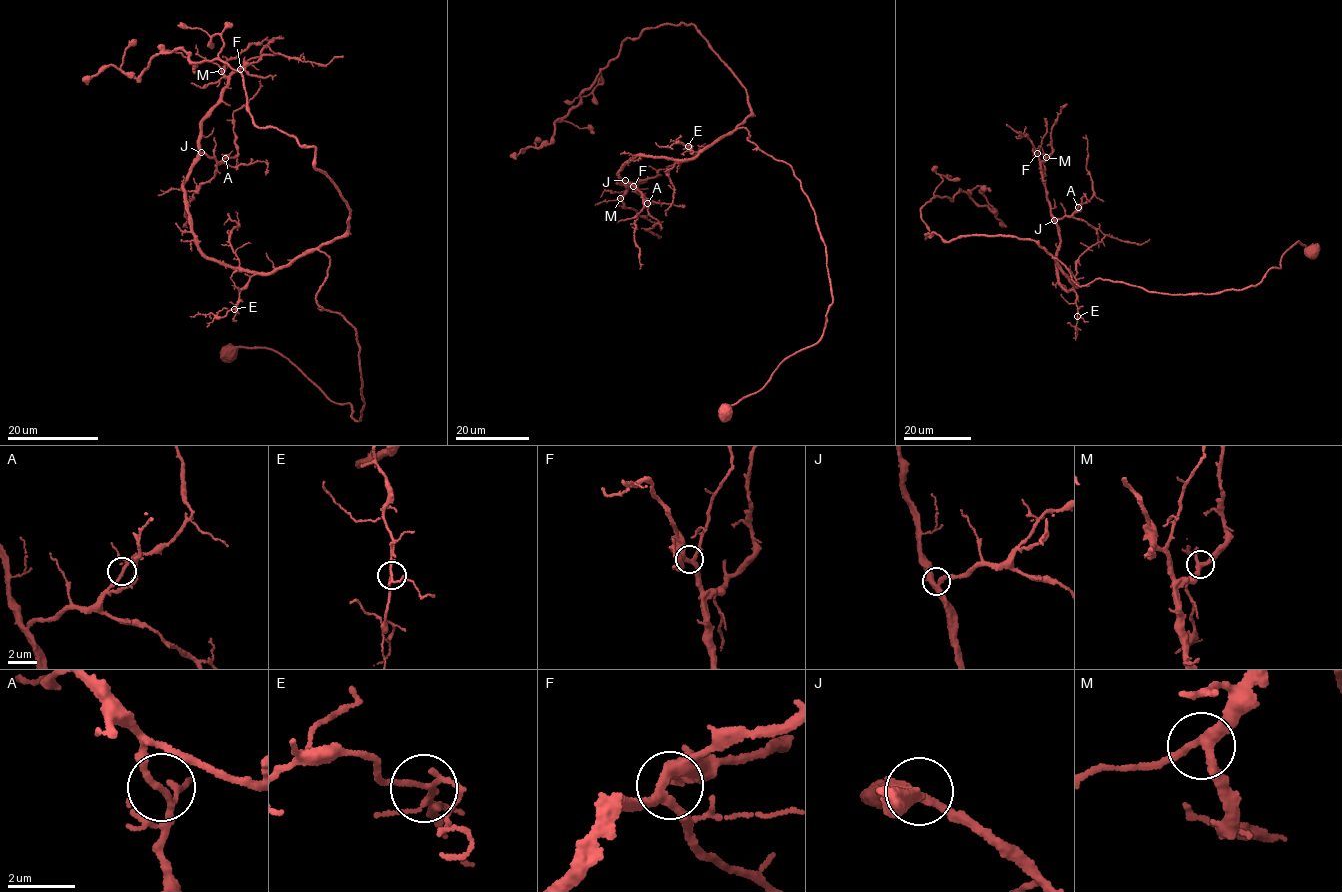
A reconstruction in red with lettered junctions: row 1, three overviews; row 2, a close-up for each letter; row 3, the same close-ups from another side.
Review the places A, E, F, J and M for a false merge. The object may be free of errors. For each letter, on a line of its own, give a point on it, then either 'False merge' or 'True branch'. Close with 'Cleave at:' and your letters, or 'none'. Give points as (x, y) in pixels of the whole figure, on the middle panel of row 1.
A: Place: (647, 203). True branch
E: Place: (688, 146). True branch
F: Place: (633, 186). True branch
J: Place: (625, 180). True branch
M: Place: (620, 198). True branch
Cleave at: none

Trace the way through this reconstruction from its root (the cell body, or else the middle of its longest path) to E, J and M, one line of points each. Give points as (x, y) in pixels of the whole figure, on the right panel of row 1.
E: (1314, 250), (1299, 241), (1257, 284), (1206, 294), (1100, 278), (1081, 286), (1053, 257), (1073, 284), (1077, 316)
J: (1314, 250), (1299, 241), (1257, 284), (1206, 294), (1081, 286), (1053, 257), (1078, 283), (1069, 292), (1054, 220)
M: (1314, 250), (1299, 241), (1257, 284), (1206, 294), (1081, 286), (1053, 257), (1078, 283), (1069, 292), (1046, 157)

